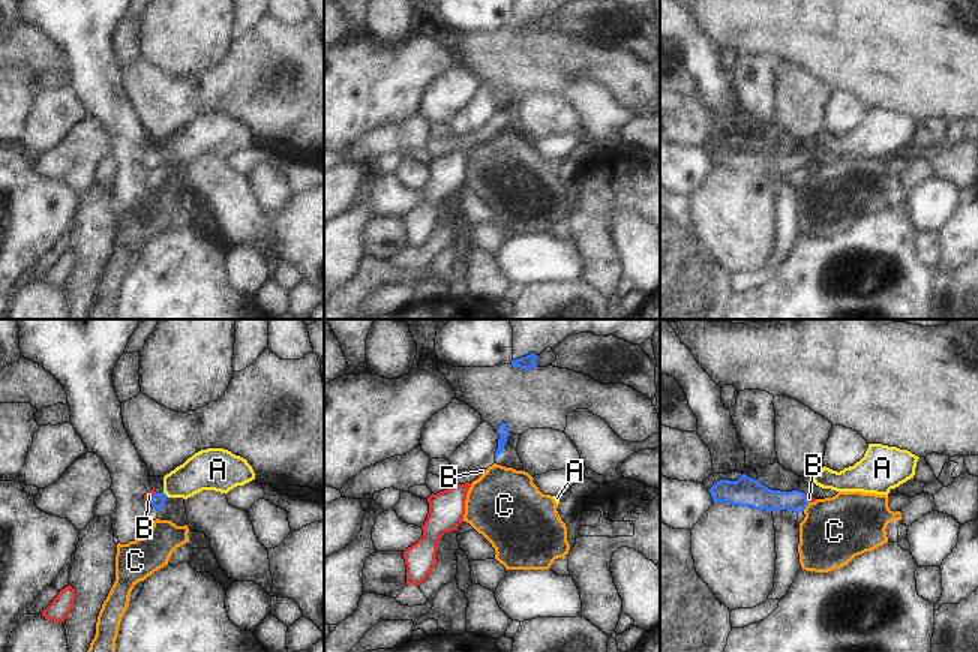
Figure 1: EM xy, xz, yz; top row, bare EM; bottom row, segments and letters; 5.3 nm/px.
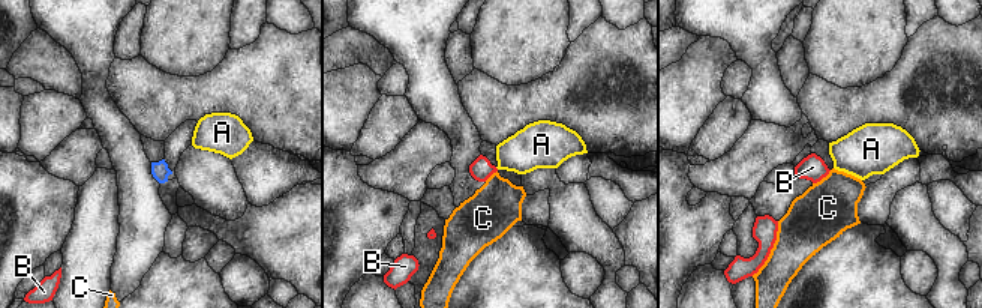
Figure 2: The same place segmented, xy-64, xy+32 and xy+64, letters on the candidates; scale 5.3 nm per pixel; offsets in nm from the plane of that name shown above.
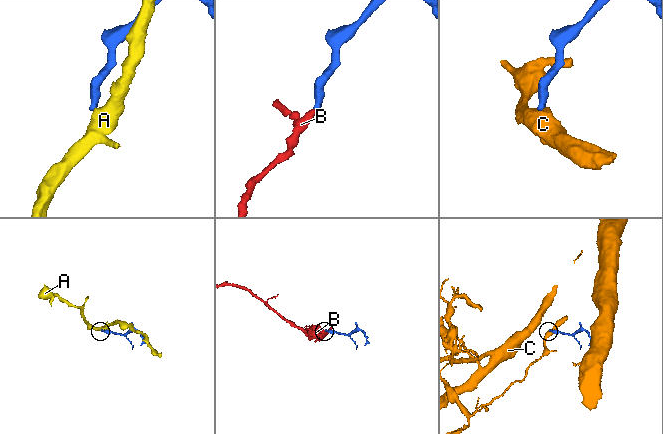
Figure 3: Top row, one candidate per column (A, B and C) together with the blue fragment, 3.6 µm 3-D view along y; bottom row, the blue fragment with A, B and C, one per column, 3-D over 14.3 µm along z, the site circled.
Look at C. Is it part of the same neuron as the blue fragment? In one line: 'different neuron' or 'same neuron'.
different neuron

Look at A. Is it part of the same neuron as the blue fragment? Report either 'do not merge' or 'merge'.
do not merge

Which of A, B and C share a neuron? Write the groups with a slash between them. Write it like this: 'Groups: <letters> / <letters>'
Groups: A / B / C

